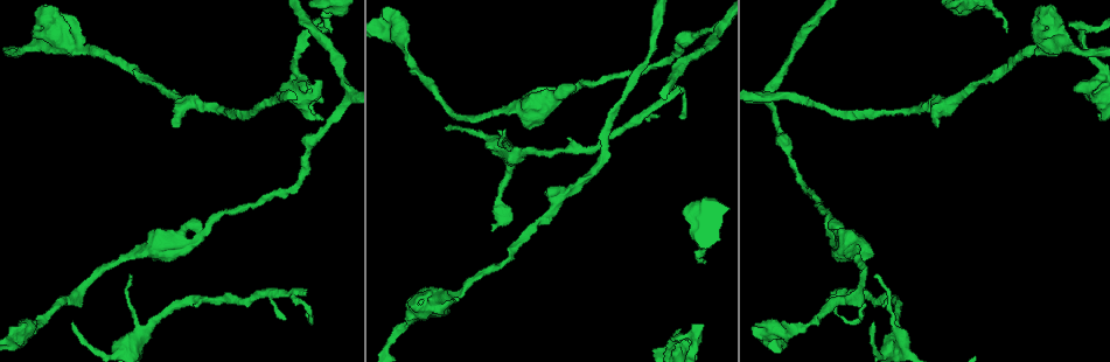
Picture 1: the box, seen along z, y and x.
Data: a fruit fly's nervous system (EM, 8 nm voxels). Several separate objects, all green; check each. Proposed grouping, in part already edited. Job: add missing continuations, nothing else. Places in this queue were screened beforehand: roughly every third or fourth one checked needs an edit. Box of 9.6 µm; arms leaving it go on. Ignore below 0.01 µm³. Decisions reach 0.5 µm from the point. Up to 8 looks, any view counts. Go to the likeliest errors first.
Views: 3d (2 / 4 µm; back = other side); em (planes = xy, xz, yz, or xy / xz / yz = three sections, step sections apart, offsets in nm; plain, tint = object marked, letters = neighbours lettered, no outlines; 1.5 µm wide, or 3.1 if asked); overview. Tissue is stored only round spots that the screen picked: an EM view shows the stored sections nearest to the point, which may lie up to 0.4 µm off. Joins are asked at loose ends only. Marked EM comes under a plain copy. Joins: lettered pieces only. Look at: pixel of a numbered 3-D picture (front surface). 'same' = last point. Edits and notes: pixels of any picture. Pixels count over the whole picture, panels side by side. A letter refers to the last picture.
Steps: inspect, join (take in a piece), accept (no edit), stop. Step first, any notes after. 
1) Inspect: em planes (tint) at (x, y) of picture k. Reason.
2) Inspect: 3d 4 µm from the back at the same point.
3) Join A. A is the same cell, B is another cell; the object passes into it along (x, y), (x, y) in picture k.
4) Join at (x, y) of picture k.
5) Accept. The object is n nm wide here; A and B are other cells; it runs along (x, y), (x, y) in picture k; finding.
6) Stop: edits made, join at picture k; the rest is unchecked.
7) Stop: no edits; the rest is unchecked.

Inspect: em xy step 4 (letters) at (318, 79) of picture 1. Branch stops here.

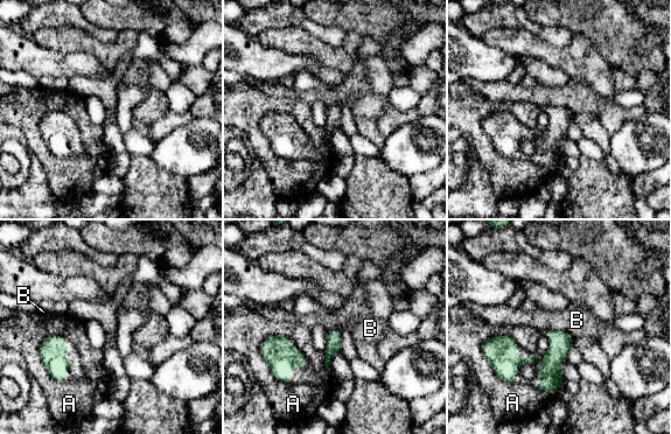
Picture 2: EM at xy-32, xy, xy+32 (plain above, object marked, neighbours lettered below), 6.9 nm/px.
Accept. A and B are other cells; a border runs along (547, 330), (566, 330), (574, 338) in picture 2; none of them fits.

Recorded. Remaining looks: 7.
Inspect: em planes (tint) at (1005, 31) of picture 1.

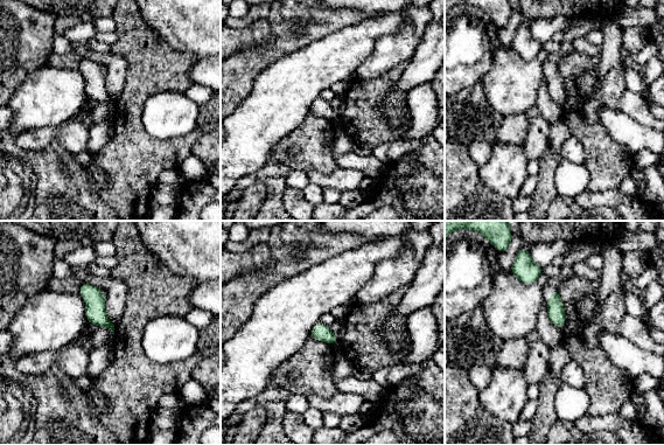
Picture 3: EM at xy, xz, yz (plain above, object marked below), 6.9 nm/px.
Inspect: em planes (letters) at the same point.

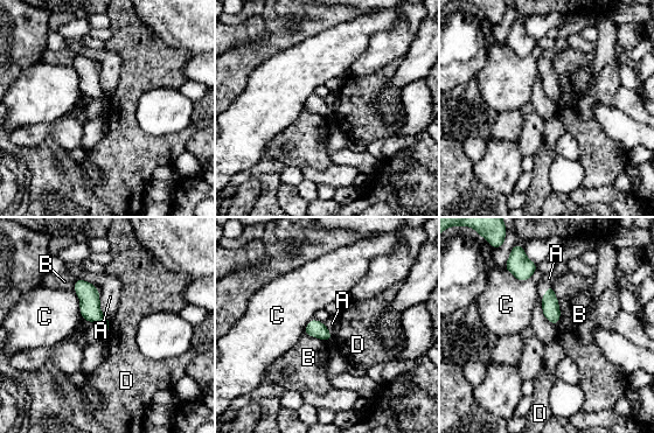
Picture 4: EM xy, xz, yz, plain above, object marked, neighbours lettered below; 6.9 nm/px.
Accept. The object is 120 nm wide here; A, B, C and D are other cells; no lettered piece goes on from it.

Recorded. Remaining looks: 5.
Inspect: 3d 4 µm at (938, 121) of picture 1. An open end.

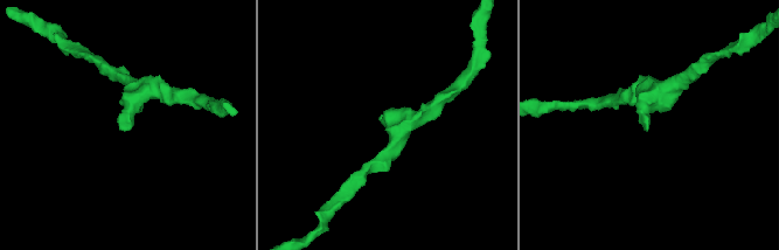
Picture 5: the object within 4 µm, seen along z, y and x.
Inspect: em planes (tint) at (121, 120) of picture 5. Need the tissue.

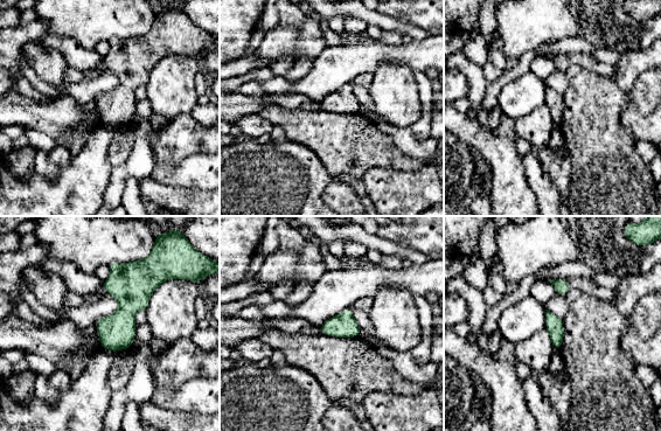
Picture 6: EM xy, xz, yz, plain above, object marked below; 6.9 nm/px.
Inspect: em planes (letters) at the same point. What lies round it.

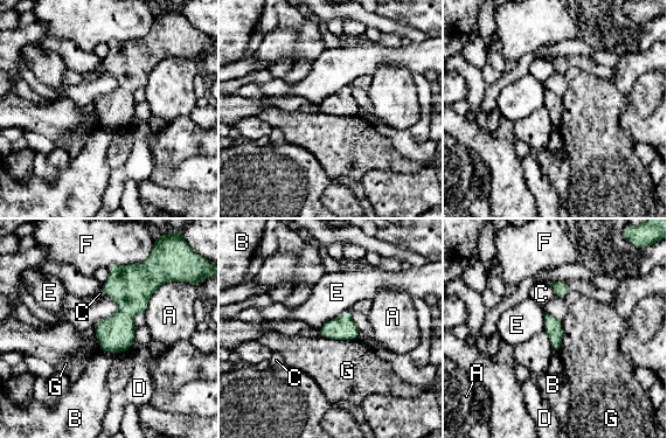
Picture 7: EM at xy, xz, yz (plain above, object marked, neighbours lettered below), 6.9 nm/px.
Accept. A, B, C, D, E, F and G are other cells; a border runs along (320, 335), (333, 339), (356, 340) in picture 7; no lettered piece goes on from it.

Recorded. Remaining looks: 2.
Stop: no edits; the rest is unchecked.

